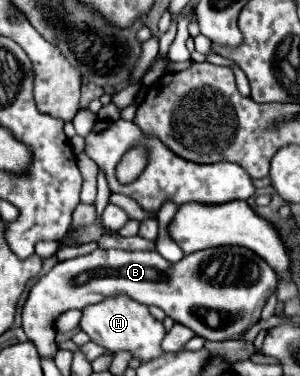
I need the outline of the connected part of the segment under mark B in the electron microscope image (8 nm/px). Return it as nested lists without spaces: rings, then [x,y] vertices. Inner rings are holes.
[[[227,246],[227,248],[209,248],[201,252],[187,254],[181,262],[169,262],[159,252],[127,252],[127,250],[93,250],[91,254],[77,256],[73,260],[65,260],[53,266],[53,270],[41,276],[35,286],[29,290],[29,298],[23,306],[23,328],[27,338],[37,346],[41,356],[55,356],[55,320],[71,310],[71,308],[85,308],[87,304],[101,302],[113,294],[127,294],[141,304],[155,304],[159,306],[169,318],[175,322],[191,328],[197,336],[205,340],[235,340],[241,338],[255,322],[261,318],[261,310],[269,296],[277,290],[277,274],[267,266],[263,258],[247,248]],[[209,314],[227,314],[229,324],[211,324]]]

